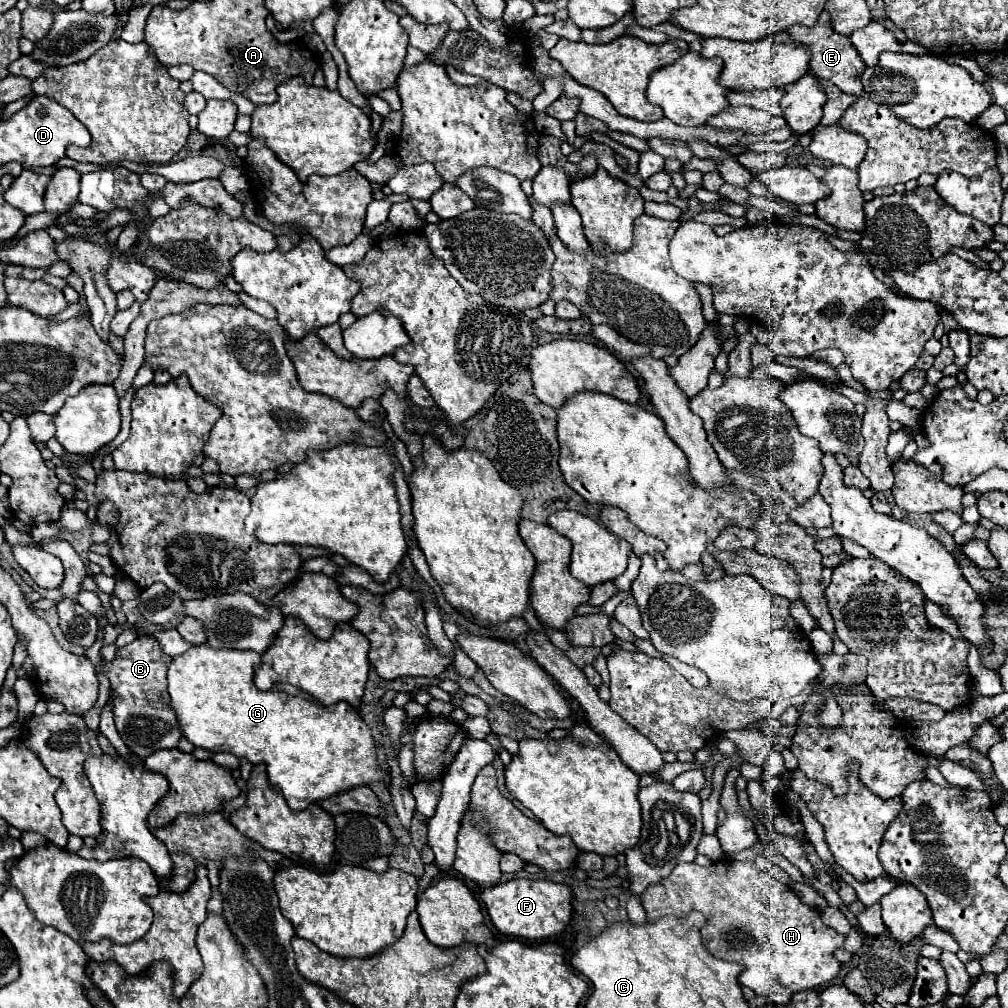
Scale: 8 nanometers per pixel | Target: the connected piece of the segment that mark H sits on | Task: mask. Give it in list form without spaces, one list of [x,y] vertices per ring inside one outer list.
[[[717,861],[709,867],[701,867],[697,863],[677,865],[663,885],[651,885],[643,891],[641,905],[647,913],[647,921],[651,923],[665,915],[685,917],[691,911],[701,911],[707,917],[707,923],[701,929],[705,947],[719,959],[743,965],[745,969],[739,975],[739,983],[766,997],[771,1003],[785,1005],[791,1001],[793,993],[813,989],[839,975],[841,963],[833,957],[833,951],[843,945],[843,935],[823,925],[817,909],[805,905],[789,889],[789,885],[775,881],[753,861]]]

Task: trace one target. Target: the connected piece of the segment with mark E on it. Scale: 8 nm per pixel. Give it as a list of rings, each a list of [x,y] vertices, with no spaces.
[[[823,11],[817,19],[817,23],[813,27],[803,27],[803,25],[793,25],[787,29],[787,33],[807,45],[811,49],[811,61],[809,61],[809,67],[811,71],[821,77],[821,79],[829,79],[833,81],[843,93],[851,93],[851,95],[859,95],[863,91],[863,85],[861,85],[861,77],[857,81],[857,75],[863,73],[865,65],[857,53],[857,49],[851,45],[851,39],[847,35],[839,35],[835,33],[835,29],[831,27],[831,15],[827,11]]]

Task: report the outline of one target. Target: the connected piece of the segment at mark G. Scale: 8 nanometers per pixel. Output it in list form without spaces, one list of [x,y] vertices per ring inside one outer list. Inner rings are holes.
[[[207,643],[191,645],[189,651],[173,659],[169,665],[171,709],[175,711],[181,733],[189,743],[213,753],[225,751],[233,753],[235,757],[245,757],[253,765],[265,763],[271,785],[281,789],[287,805],[293,811],[301,811],[323,797],[331,797],[331,793],[339,793],[337,789],[351,789],[351,785],[367,785],[389,777],[377,765],[375,743],[369,727],[351,705],[335,703],[325,707],[299,695],[259,691],[253,683],[255,667],[259,663],[261,655],[255,651],[213,649]]]

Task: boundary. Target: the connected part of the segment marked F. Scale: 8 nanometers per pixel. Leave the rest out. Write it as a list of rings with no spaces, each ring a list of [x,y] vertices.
[[[511,879],[495,887],[487,887],[481,893],[483,903],[493,925],[509,937],[521,937],[527,941],[541,941],[553,935],[563,933],[571,919],[571,889],[567,885],[551,881],[529,881],[529,879]]]

